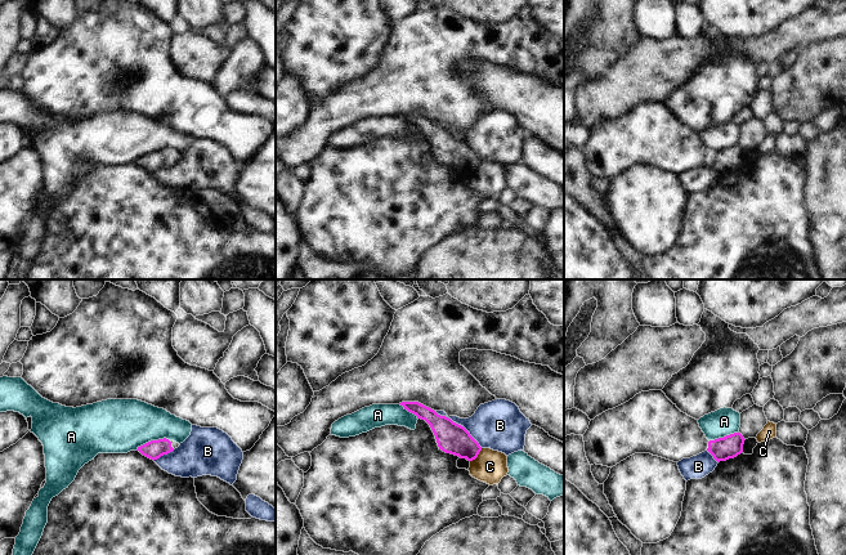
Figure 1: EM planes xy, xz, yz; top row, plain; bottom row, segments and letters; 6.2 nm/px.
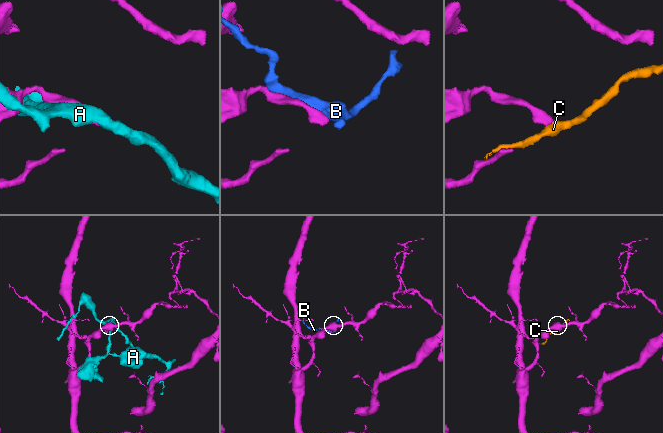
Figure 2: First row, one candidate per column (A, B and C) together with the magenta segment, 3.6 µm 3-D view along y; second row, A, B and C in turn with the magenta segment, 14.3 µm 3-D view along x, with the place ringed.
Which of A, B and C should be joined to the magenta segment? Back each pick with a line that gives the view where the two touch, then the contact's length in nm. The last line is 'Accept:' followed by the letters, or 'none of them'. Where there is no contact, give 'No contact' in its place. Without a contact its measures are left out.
Accept: none of them

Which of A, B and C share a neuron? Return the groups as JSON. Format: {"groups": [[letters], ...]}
{"groups": [["A"], ["B"], ["C"]]}

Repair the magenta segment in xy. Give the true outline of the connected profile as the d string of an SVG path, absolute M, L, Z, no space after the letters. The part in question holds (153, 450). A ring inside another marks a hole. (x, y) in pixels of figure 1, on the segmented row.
M166 438L158 439L158 440L151 440L140 447L138 449L143 456L151 458L151 460L157 460L164 455L167 455L174 451L171 447L171 442Z

